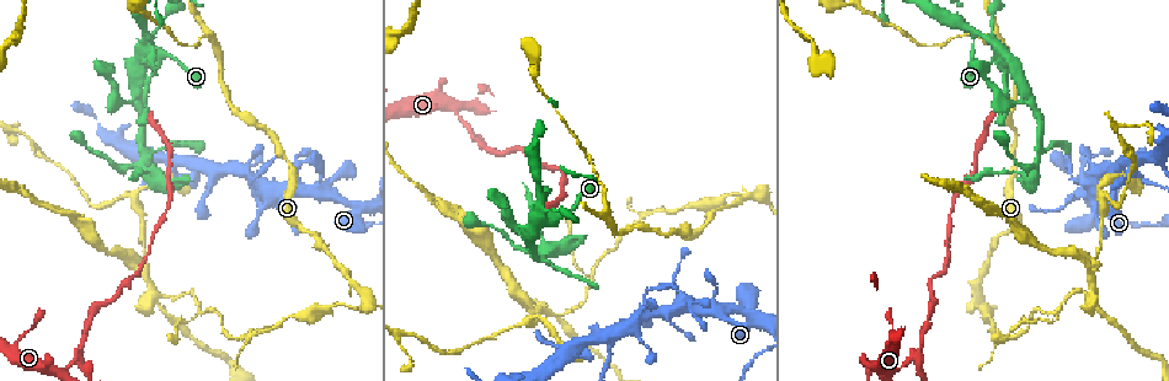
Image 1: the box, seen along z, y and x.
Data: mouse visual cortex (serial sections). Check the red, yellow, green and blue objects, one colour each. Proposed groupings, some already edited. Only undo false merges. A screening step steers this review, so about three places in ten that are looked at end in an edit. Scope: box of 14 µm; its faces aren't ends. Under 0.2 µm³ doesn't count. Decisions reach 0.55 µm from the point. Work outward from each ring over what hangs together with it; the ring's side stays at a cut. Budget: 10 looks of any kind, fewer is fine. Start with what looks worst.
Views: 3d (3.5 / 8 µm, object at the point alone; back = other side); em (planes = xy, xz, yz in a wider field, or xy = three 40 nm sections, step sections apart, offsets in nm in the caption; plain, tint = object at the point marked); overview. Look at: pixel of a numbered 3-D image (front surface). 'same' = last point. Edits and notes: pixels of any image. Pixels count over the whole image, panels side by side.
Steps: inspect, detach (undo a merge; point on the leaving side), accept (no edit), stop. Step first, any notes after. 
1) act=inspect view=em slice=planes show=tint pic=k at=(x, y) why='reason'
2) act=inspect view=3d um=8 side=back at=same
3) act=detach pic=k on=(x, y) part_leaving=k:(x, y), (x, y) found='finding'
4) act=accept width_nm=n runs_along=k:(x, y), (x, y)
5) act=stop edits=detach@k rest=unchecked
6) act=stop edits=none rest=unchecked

act=inspect view=3d um=3.5 pic=1 at=(362, 306)

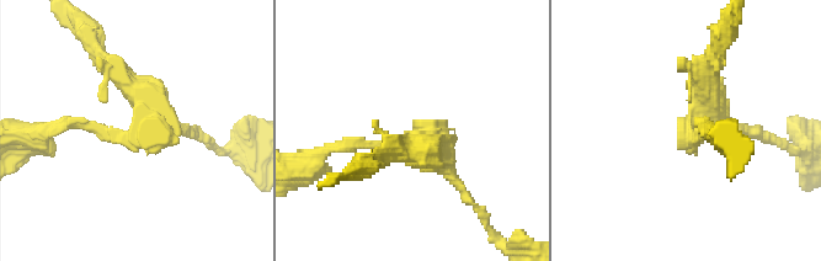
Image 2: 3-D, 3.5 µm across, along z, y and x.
act=inspect view=em slice=xy step=3 show=tint pic=2 at=(416, 133) why='now the EM'

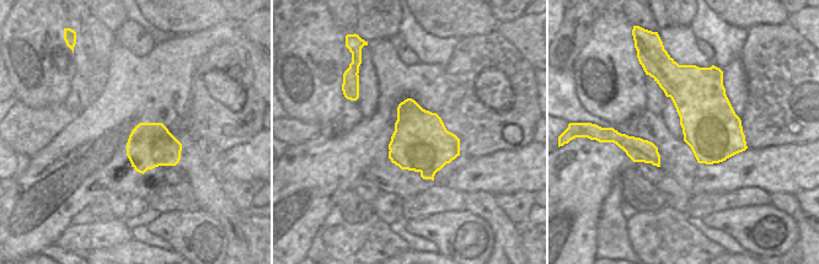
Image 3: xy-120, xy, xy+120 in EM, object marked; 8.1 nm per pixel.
act=detach pic=2 on=(361, 140) arms=3 arm_widths_nm=150,200,300 border=3:(390, 150), (411, 170) found='two cells meet here'

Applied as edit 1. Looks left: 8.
act=inspect view=3d um=3.5 pic=1 at=(213, 38) why='two arms in line, one across'

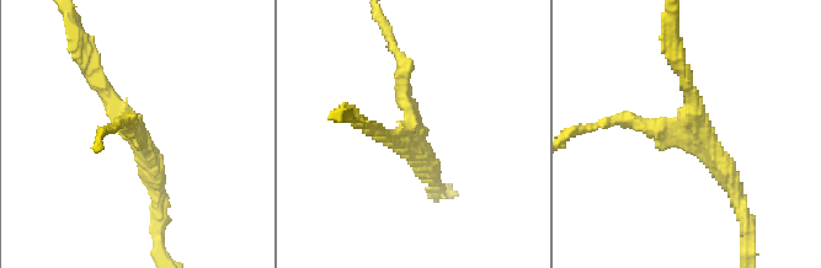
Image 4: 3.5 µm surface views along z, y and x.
act=inspect view=em slice=xy step=2 show=tint pic=4 at=(699, 131) arms=3 arm_widths_nm=200,200,250 why='now the EM'

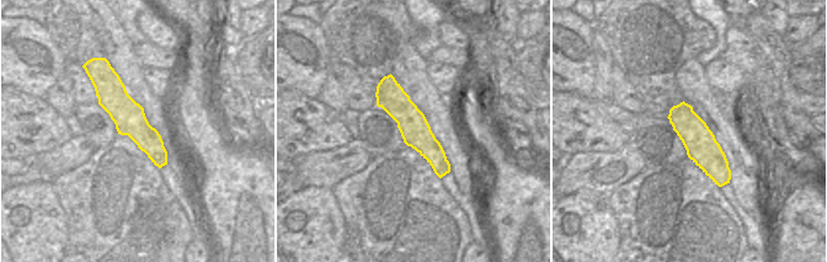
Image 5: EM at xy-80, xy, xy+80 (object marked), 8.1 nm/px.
act=inspect view=em slice=xy step=3 show=tint at=same

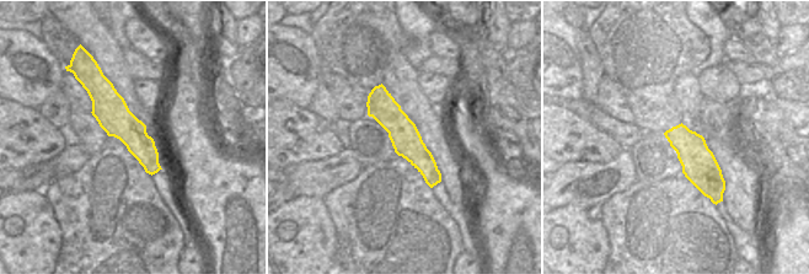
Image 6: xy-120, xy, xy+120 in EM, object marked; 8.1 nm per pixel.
act=accept runs_along=4:(739, 200), (700, 133), (625, 117) found='continuous, no second cell'

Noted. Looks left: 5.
act=inspect view=em slice=xy step=5 show=tint pic=1 at=(77, 357) why='abrupt turn'

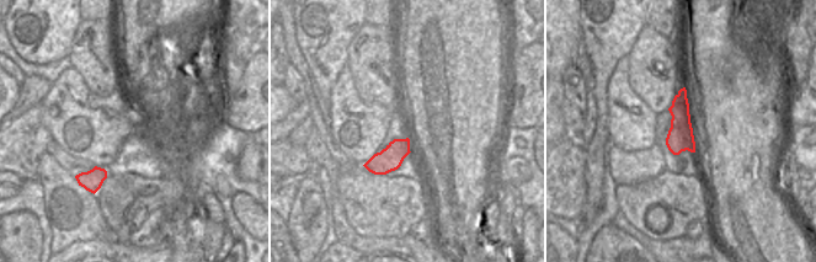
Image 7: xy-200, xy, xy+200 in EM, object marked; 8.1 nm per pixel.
act=inspect view=3d um=3.5 at=same

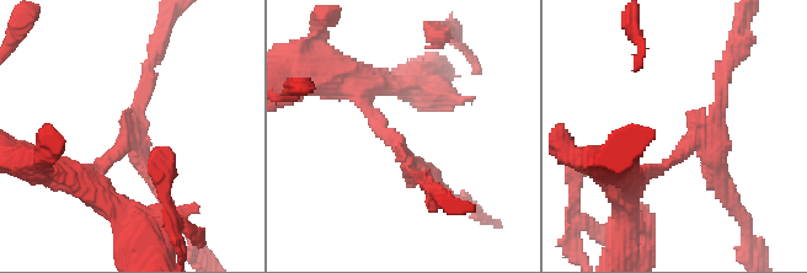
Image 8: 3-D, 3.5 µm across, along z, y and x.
act=detach pic=8 on=(151, 76) part_leaving=8:(135, 116), (162, 33) found='two cells meet here'

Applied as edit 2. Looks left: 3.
act=inspect view=overview why='redraw'

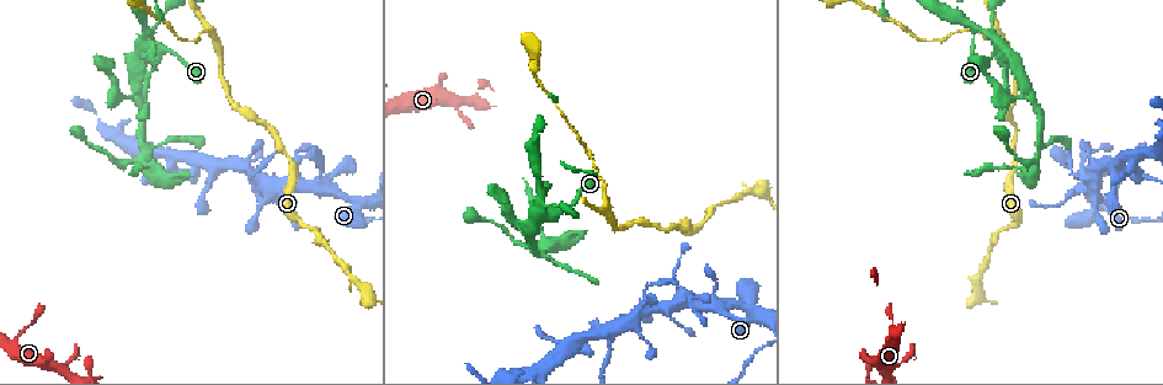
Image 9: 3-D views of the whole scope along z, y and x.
act=inspect view=3d um=3.5 pic=9 at=(613, 336) why='small branch off a trunk'

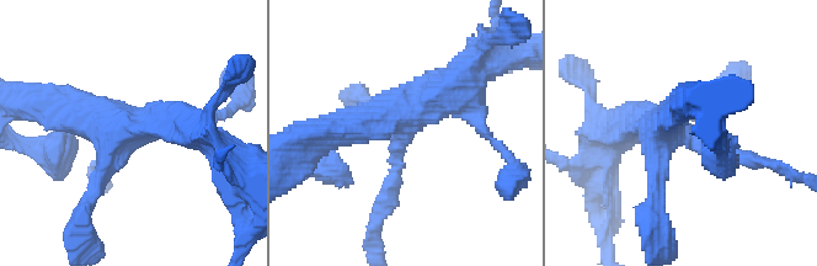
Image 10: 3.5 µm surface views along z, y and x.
act=inspect view=em slice=xy step=1 show=tint pic=10 at=(684, 132)

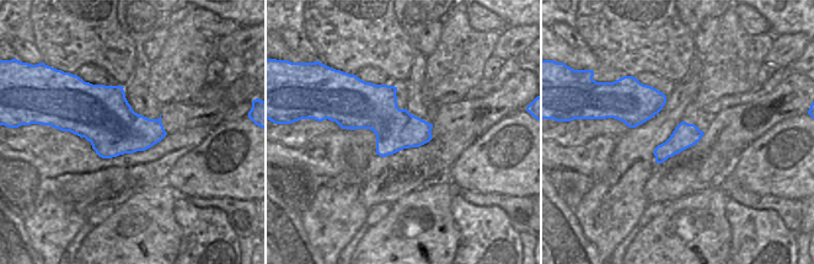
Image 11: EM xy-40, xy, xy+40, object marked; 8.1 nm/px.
act=accept found='one cell here'

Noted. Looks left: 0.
act=stop edits=detach@2,detach@8 rest=unchecked

